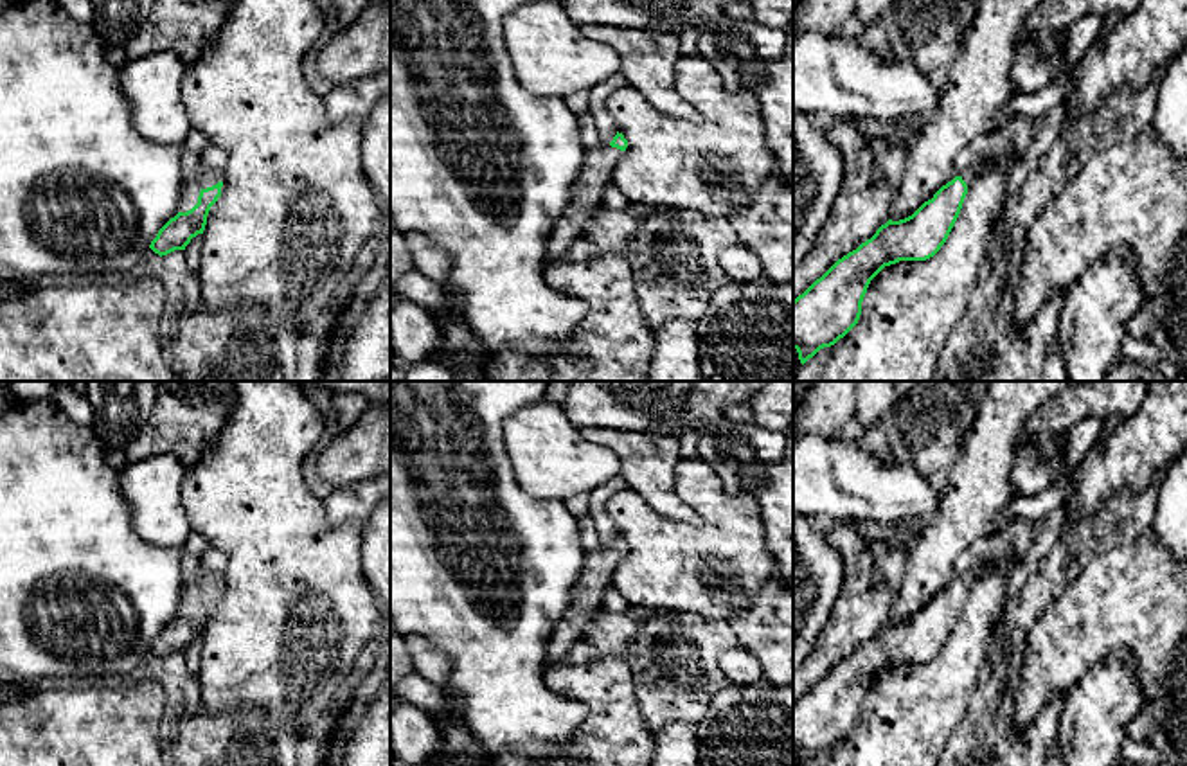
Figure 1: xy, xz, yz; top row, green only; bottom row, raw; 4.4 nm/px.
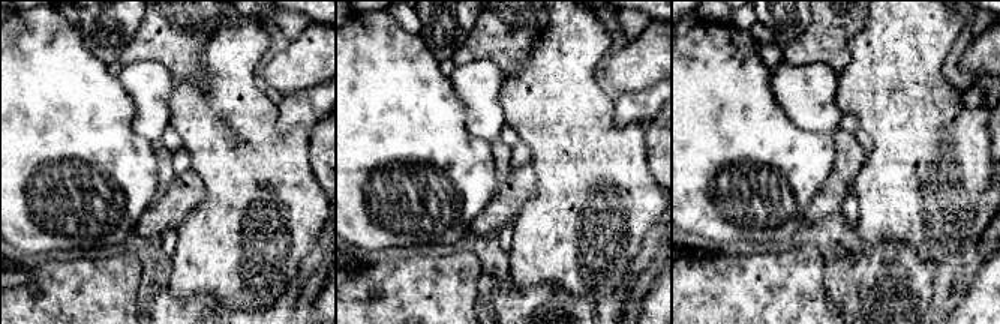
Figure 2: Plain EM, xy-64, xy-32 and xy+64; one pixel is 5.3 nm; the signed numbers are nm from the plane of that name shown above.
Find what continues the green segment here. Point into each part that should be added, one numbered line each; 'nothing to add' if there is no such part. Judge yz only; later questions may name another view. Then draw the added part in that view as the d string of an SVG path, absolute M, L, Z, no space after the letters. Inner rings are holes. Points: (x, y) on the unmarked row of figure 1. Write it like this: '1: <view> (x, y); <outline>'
1: yz (972, 574); M984 557L960 577L966 588L969 588L980 577L980 574L991 565L991 561L993 557Z

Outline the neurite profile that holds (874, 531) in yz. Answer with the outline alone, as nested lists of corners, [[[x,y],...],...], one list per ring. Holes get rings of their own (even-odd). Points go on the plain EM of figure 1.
[[[849,520],[849,523],[869,541],[881,541],[905,550],[908,550],[917,539],[915,534],[901,532],[894,523],[883,523],[878,520]]]

